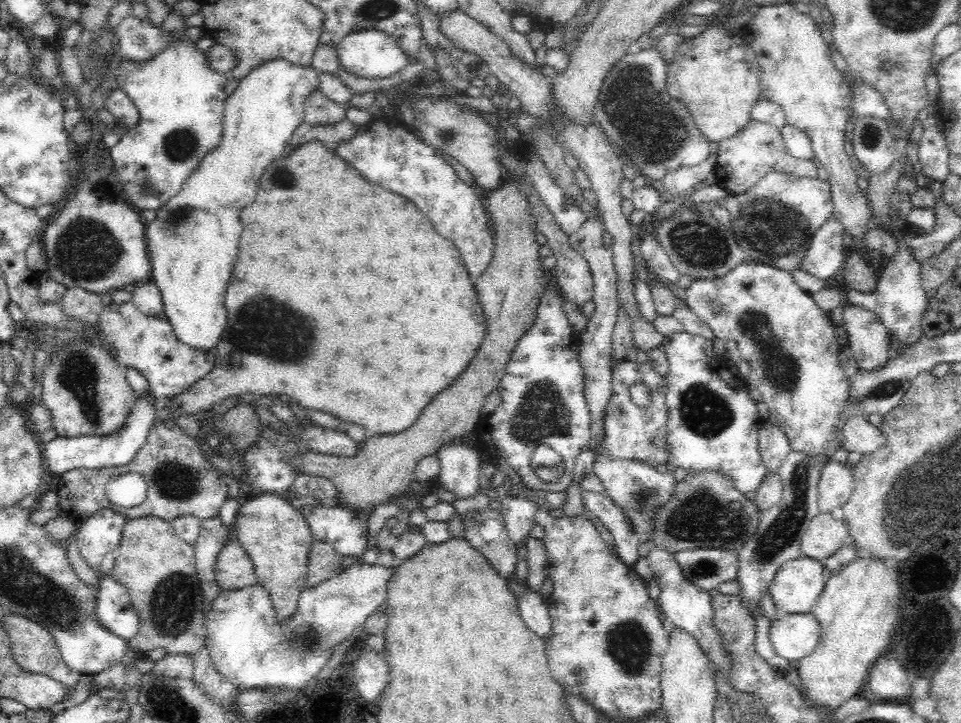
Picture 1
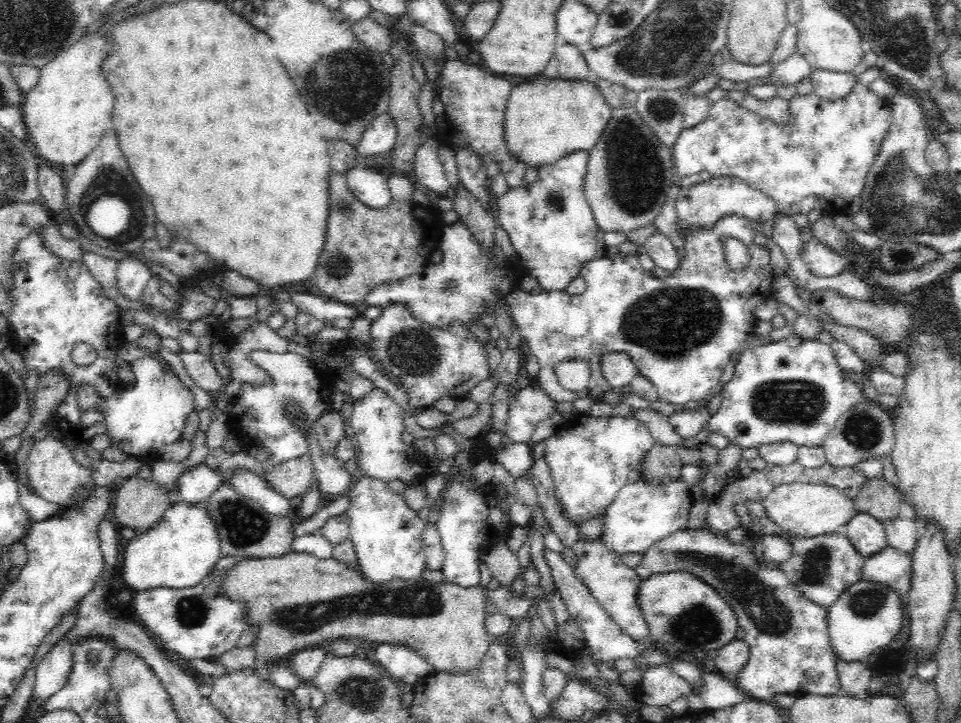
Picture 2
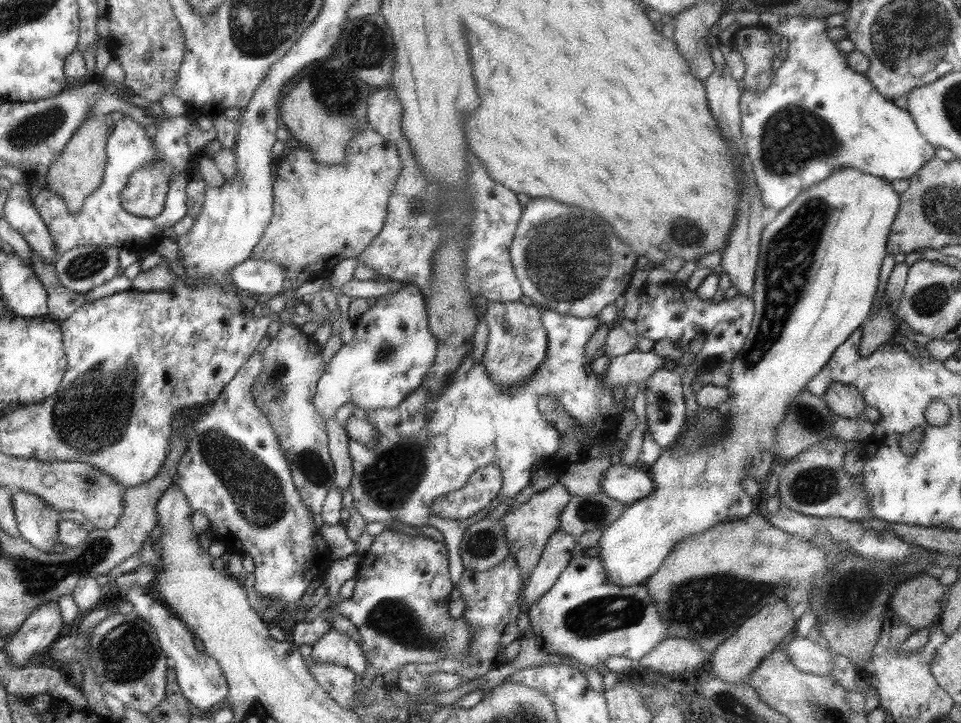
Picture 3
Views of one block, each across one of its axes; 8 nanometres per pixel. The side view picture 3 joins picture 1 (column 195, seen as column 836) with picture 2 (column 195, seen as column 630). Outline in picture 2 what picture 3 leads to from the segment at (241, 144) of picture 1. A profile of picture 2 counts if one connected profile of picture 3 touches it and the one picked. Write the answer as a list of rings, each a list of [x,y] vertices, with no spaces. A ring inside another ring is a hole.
[[[174,502],[154,528],[144,534],[130,536],[130,544],[124,552],[122,576],[126,586],[136,592],[152,588],[194,588],[214,572],[220,562],[220,554],[220,536],[204,504],[188,506],[184,502]]]

